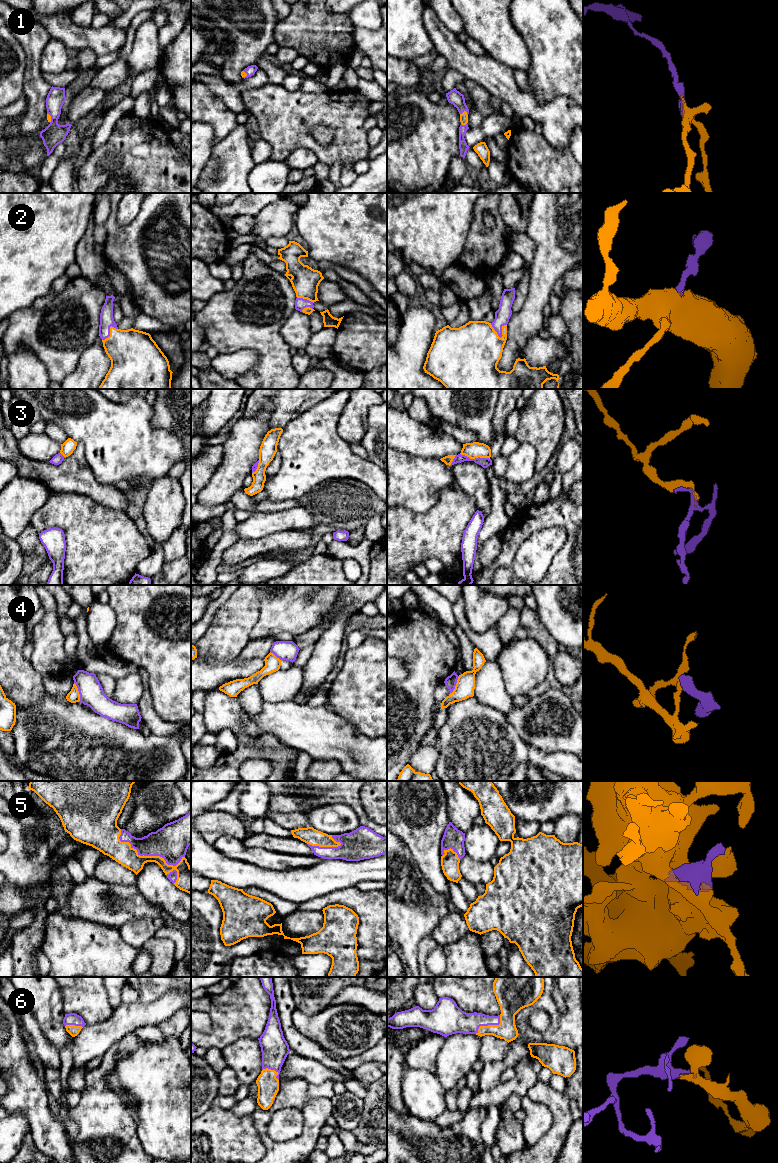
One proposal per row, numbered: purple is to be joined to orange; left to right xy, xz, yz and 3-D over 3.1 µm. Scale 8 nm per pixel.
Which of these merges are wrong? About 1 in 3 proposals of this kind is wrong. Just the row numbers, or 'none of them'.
3, 4

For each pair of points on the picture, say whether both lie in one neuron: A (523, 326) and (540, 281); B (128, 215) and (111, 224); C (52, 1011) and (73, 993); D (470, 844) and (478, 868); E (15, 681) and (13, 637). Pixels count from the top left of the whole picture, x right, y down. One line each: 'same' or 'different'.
A: same
B: different
C: different
D: different
E: same

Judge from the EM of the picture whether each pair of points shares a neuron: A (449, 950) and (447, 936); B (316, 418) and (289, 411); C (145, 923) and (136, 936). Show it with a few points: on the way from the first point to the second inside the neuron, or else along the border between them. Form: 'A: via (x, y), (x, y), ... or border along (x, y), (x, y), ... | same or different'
A: border along (468, 931), (459, 939), (442, 946) | different
B: border along (319, 401), (299, 413), (282, 428) | different
C: via (144, 926), (137, 933) | same

